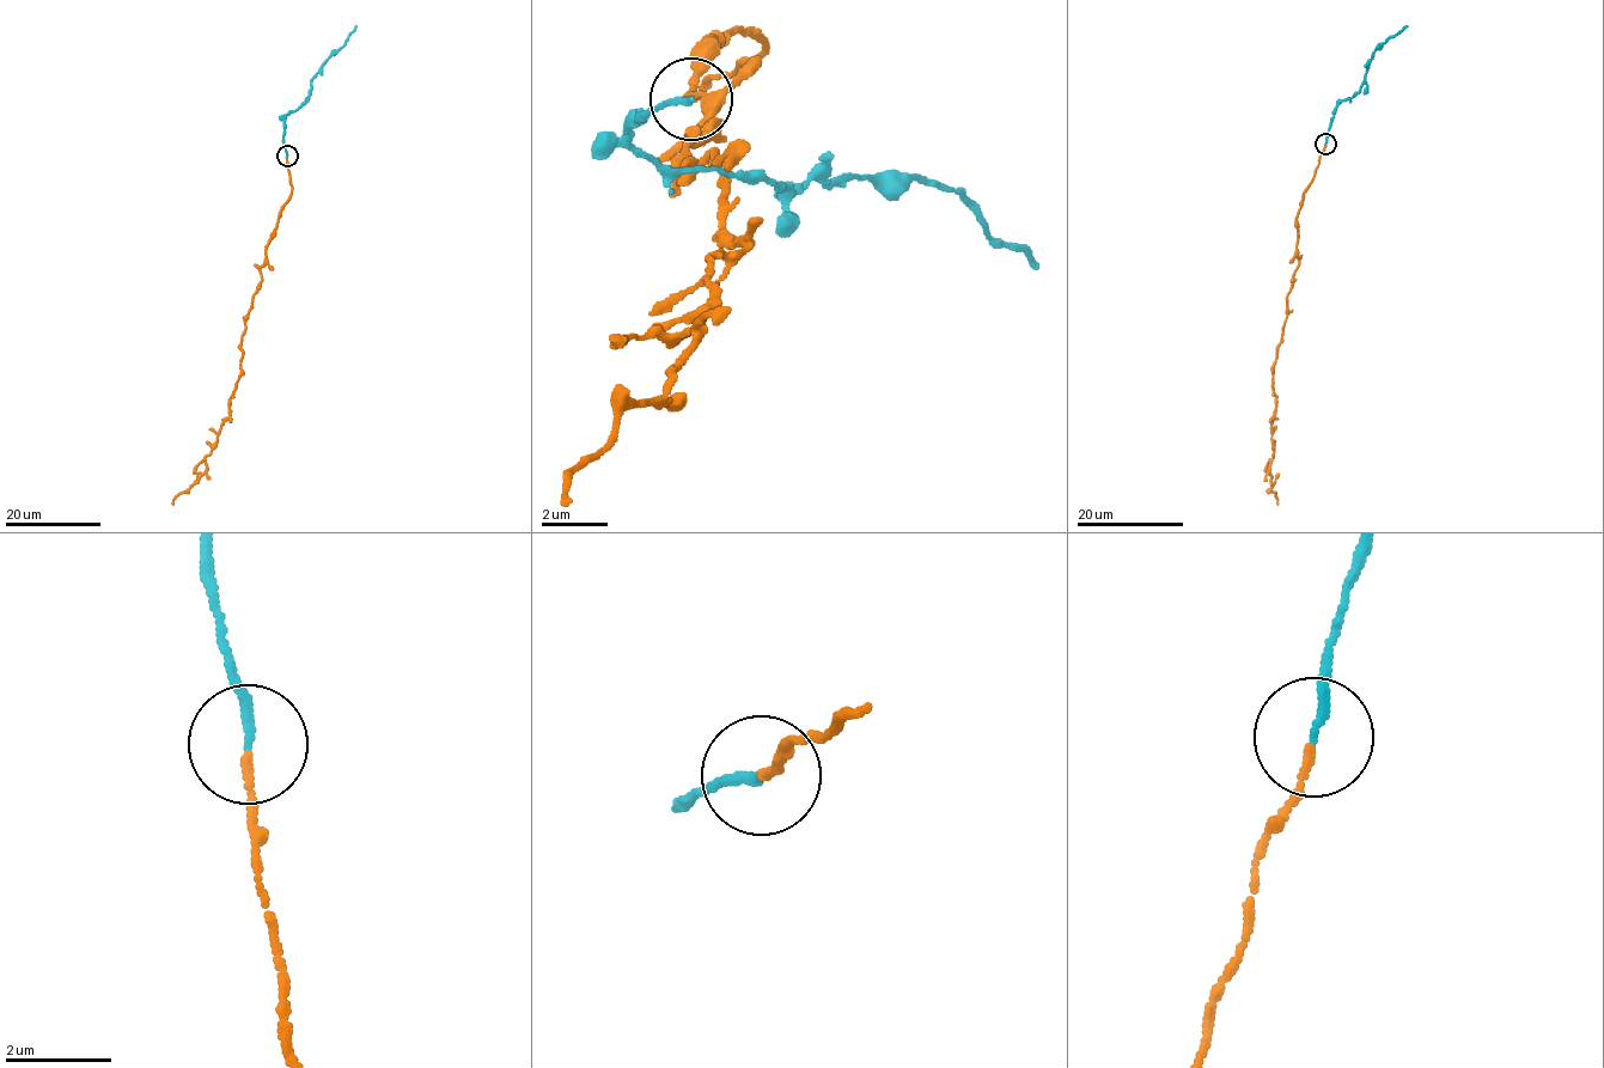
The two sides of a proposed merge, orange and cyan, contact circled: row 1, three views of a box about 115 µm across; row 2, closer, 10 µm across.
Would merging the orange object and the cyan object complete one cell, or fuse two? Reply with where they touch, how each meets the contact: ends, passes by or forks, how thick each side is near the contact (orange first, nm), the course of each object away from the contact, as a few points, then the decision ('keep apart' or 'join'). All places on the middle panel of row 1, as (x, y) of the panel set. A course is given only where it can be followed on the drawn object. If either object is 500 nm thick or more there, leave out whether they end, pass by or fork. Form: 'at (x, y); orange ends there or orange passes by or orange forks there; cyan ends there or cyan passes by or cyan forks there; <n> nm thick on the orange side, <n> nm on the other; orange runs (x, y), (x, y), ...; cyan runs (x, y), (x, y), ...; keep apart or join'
at (690, 98); orange ends there; cyan ends there; 140 nm thick on the orange side, 180 nm on the other; orange runs (694, 97), (752, 34), (709, 37), (683, 166), (739, 162), (745, 250), (565, 507); cyan runs (694, 97), (622, 128), (666, 166), (757, 170), (791, 197), (779, 194), (816, 171), (951, 187), (1037, 267); join

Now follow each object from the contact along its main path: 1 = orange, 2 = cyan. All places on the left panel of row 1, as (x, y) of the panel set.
1: (287, 156), (292, 189), (260, 269), (229, 416), (206, 457), (206, 471), (171, 504)
2: (287, 156), (284, 120), (304, 104), (312, 78), (343, 46), (355, 26)

